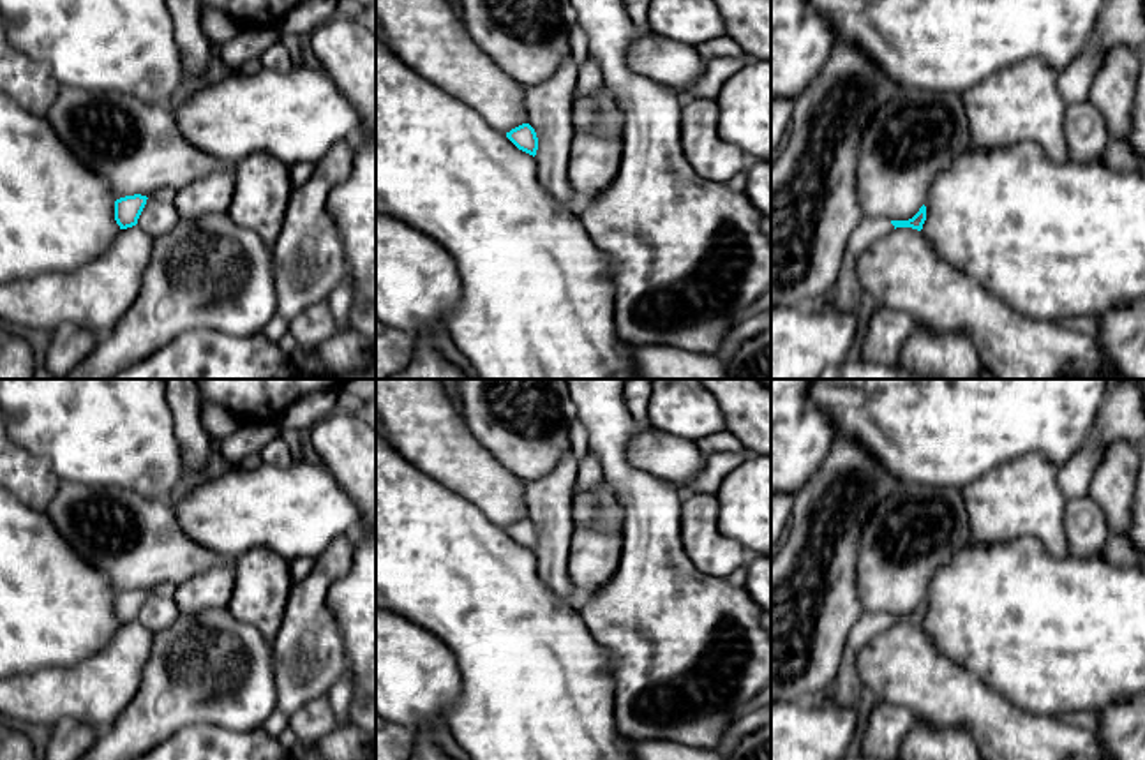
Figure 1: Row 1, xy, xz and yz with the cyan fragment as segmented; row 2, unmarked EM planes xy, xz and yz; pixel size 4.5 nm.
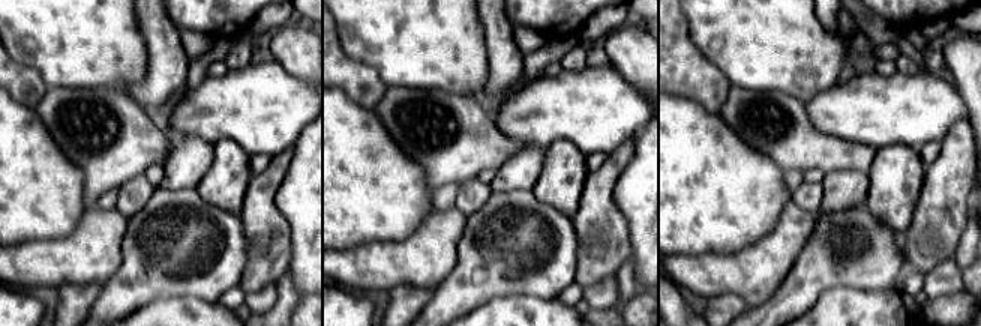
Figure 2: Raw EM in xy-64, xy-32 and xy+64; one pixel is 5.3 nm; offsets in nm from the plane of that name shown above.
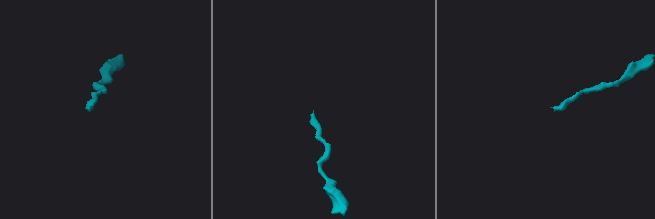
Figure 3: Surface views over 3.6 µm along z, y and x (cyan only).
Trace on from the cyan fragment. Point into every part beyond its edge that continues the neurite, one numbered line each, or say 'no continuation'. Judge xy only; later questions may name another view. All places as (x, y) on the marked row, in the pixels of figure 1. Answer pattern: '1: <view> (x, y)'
no continuation

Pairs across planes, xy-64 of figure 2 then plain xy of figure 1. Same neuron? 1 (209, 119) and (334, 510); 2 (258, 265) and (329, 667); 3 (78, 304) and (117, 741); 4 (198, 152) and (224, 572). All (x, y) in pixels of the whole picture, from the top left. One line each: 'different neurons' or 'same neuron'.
1: same neuron
2: same neuron
3: different neurons
4: same neuron

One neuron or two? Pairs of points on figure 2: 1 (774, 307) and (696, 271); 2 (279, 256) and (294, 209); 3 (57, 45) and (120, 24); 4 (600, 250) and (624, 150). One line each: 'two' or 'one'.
1: two
2: two
3: one
4: one

